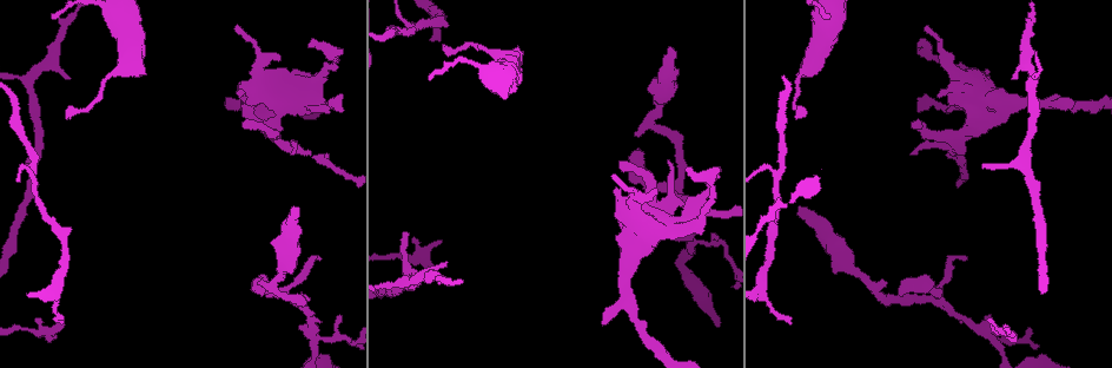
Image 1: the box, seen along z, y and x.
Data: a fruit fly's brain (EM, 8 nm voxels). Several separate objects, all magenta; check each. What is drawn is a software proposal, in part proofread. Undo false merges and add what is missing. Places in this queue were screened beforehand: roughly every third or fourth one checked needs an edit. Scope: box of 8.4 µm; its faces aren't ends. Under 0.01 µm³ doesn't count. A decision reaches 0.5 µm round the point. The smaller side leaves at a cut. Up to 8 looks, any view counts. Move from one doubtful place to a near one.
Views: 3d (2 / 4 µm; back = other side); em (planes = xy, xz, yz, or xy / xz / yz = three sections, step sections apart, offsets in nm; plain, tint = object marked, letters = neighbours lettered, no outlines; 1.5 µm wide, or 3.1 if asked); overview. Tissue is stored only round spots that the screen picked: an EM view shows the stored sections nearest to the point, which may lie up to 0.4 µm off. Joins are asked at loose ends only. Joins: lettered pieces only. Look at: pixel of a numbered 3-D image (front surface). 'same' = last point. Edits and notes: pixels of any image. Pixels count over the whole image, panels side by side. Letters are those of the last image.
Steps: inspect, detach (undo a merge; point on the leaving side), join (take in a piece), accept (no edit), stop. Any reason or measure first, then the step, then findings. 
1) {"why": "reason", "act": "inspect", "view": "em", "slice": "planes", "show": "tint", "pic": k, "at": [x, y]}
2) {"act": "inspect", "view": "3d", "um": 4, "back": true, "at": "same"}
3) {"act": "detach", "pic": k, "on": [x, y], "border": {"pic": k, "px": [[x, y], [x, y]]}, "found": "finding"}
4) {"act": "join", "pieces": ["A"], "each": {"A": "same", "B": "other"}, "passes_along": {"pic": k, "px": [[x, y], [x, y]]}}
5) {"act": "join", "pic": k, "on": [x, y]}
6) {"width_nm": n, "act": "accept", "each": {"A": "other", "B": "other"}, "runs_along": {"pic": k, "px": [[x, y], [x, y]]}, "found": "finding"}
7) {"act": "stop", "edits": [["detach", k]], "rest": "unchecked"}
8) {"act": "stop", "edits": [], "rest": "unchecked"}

{"why": "an open end", "act": "inspect", "view": "em", "slice": "planes", "show": "letters", "pic": 1, "at": [235, 26]}

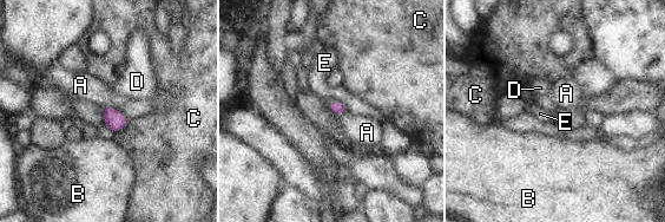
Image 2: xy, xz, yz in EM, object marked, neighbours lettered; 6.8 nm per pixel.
{"longest_contact_nm": ["C", 130], "act": "accept", "each": {"A": "other", "B": "other", "C": "other", "D": "other", "E": "other"}, "found": "none of them fits"}

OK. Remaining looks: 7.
{"why": "an open end", "act": "inspect", "view": "em", "slice": "planes", "show": "letters", "pic": 1, "at": [981, 164]}

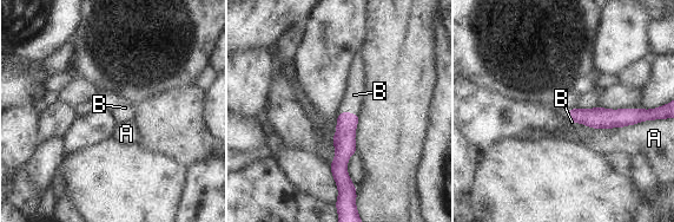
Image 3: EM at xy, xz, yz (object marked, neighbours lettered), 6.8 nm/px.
{"width_nm": 110, "act": "join", "pieces": ["B"], "each": {"A": "other", "B": "same"}, "passes_along": {"pic": 3, "px": [[344, 139], [345, 112], [354, 95]]}, "found": "the neuron continues"}

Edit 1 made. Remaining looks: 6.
{"why": "see it whole again", "act": "inspect", "view": "overview"}

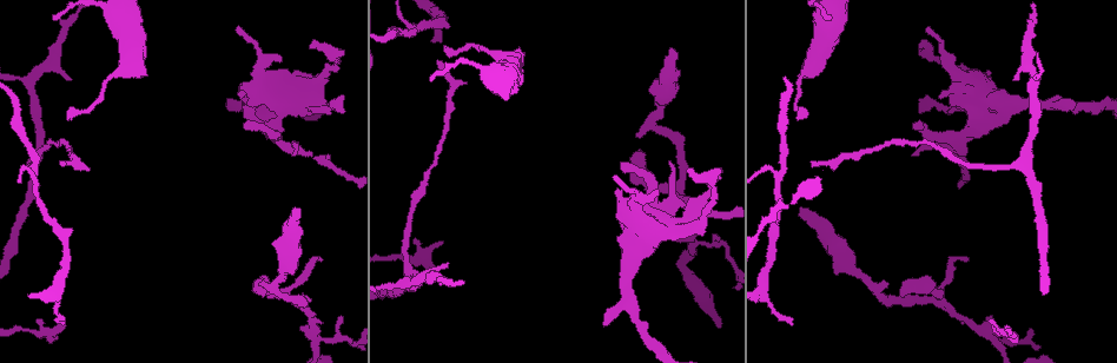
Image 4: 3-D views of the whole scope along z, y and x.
{"why": "free end", "act": "inspect", "view": "3d", "um": 2, "pic": 4, "at": [443, 242]}

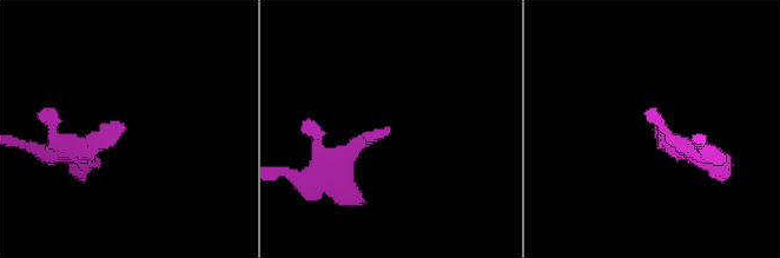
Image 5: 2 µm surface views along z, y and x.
{"act": "inspect", "view": "em", "slice": "planes", "show": "letters", "pic": 5, "at": [654, 129]}

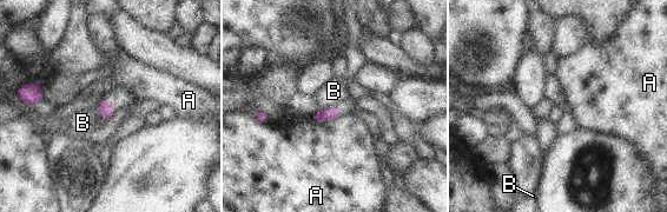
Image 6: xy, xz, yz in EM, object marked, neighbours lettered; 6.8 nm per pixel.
{"width_nm": 80, "act": "accept", "each": {"A": "other", "B": "other"}, "found": "none of them fits"}

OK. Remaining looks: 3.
{"act": "stop", "edits": [["join", 3]], "rest": "unchecked"}

